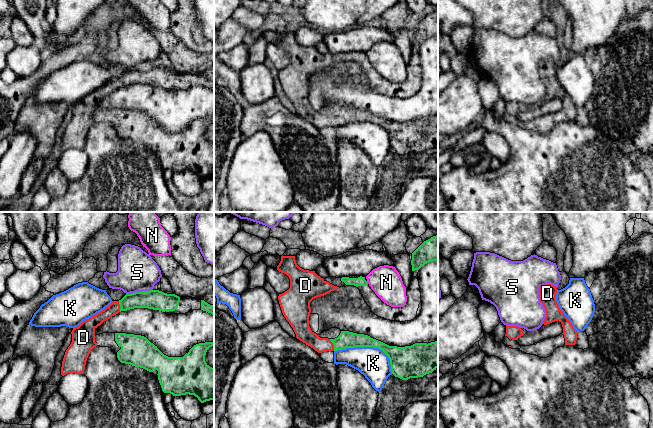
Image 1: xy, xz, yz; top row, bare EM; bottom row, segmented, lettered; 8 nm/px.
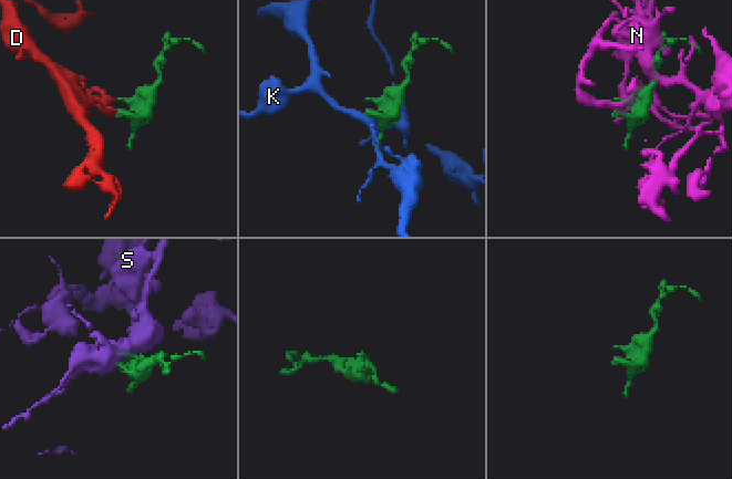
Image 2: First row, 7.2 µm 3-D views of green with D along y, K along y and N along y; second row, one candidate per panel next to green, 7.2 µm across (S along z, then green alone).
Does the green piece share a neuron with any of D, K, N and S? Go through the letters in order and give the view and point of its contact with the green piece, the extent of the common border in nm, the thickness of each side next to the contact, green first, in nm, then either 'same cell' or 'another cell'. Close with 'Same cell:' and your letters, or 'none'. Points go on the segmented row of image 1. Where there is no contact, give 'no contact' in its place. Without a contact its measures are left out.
D: xz (333, 344) | 100 nm | 140/130 nm | same cell
K: xz (369, 346) | 500 nm | 160/240 nm | another cell
N: xz (367, 282) | 30 nm | 80/240 nm | another cell
S: xy (139, 292) | 220 nm | 160/320 nm | another cell
Same cell: D

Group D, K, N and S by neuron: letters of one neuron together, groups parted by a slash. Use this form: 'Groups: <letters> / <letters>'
Groups: D / K / N / S

